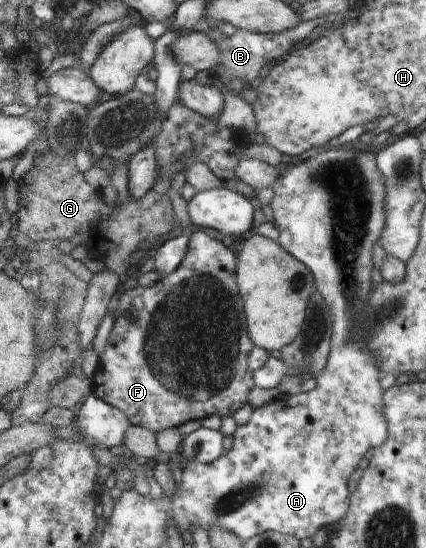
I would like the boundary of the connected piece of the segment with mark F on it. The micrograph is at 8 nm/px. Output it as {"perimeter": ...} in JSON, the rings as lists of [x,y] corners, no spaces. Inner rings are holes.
{"perimeter":[[[203,230],[194,231],[189,238],[186,256],[172,274],[150,286],[124,290],[118,300],[114,328],[104,352],[99,354],[91,380],[91,391],[97,399],[124,412],[131,424],[155,432],[213,414],[221,418],[232,416],[249,404],[250,390],[255,386],[247,361],[253,344],[236,280],[237,255]],[[132,310],[138,312],[134,320],[128,318]]]}

